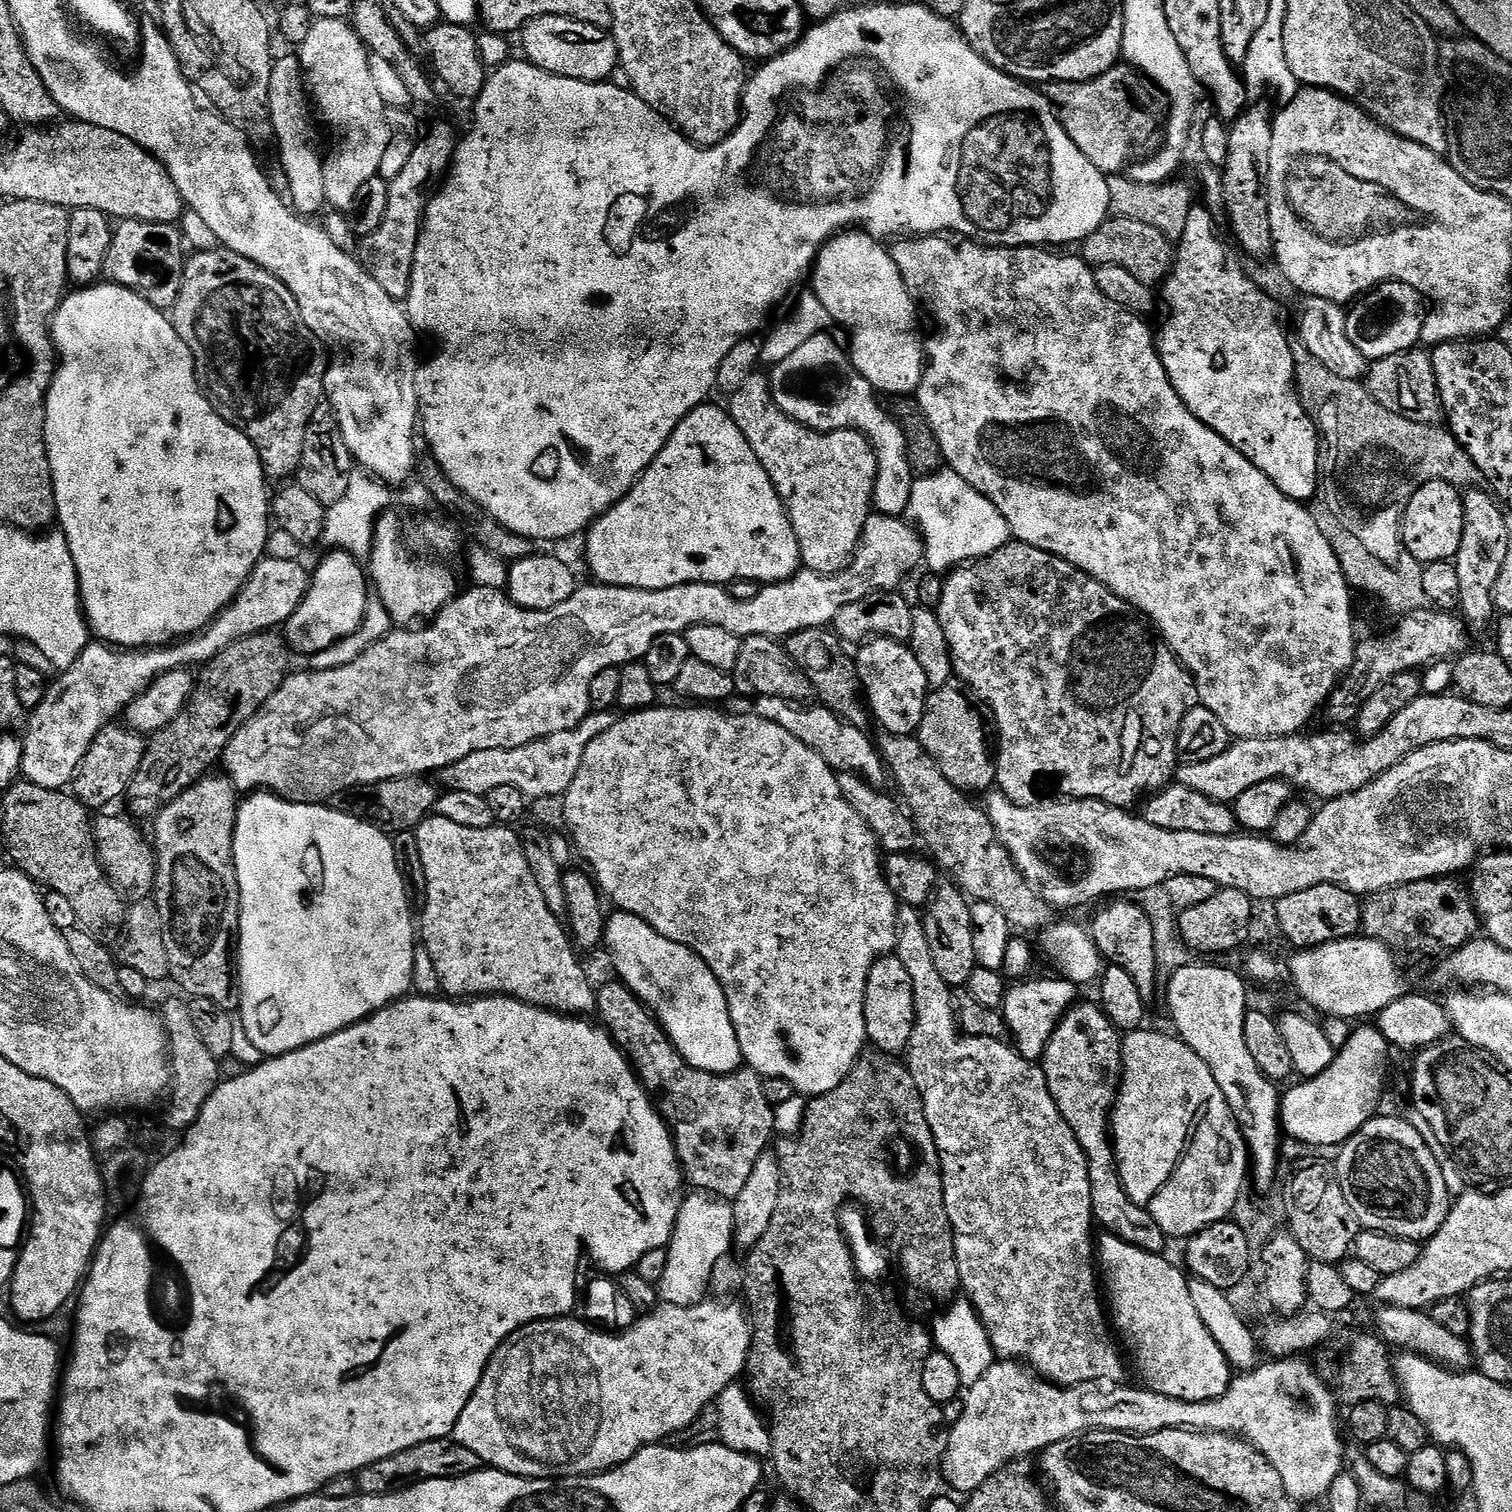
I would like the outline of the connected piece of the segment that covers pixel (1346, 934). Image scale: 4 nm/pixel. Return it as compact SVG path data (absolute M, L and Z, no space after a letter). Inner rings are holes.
M1337 885L1311 886L1308 890L1299 890L1275 901L1274 920L1280 923L1281 934L1296 950L1317 947L1335 940L1350 940L1362 928L1362 900L1350 890Z

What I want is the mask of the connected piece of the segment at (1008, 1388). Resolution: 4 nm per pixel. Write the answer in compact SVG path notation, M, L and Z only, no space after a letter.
M1015 1360L992 1363L990 1370L986 1370L986 1374L967 1389L963 1397L964 1409L956 1425L948 1432L948 1449L944 1452L942 1465L943 1483L947 1487L949 1484L953 1493L971 1494L997 1472L1013 1462L1028 1458L1024 1456L1035 1457L1054 1442L1082 1436L1085 1432L1130 1432L1137 1436L1148 1436L1167 1428L1180 1428L1180 1420L1188 1420L1188 1412L1180 1416L1180 1400L1149 1392L1143 1386L1120 1387L1124 1386L1112 1386L1109 1392L1103 1392L1100 1386L1061 1386L1036 1375L1031 1368Z

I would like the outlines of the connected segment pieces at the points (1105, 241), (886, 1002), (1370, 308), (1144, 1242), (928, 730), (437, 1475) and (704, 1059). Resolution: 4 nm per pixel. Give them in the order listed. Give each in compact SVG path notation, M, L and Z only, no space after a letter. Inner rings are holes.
M1112 216L1105 220L1102 226L1098 226L1098 230L1090 233L1087 240L1083 241L1082 256L1092 266L1102 264L1122 266L1130 270L1130 274L1134 274L1138 282L1156 286L1172 271L1174 263L1174 244L1171 244L1164 236L1167 236L1165 229L1156 228L1153 224L1125 216Z
M895 954L881 956L870 970L864 995L864 1013L868 1038L871 1047L876 1047L873 1049L877 1053L900 1054L907 1049L908 1039L916 1021L914 990L910 974L906 974L906 966L902 966L902 962Z
M1397 282L1377 284L1351 305L1347 313L1346 334L1368 362L1381 360L1390 354L1413 351L1421 343L1425 317L1425 301L1410 286Z
M1077 1003L1069 1008L1064 1019L1060 1021L1054 1034L1044 1046L1042 1067L1046 1074L1046 1082L1062 1118L1074 1130L1078 1138L1078 1146L1082 1146L1082 1154L1086 1154L1088 1173L1090 1174L1090 1202L1092 1203L1092 1215L1095 1223L1104 1227L1105 1233L1117 1236L1126 1241L1130 1246L1138 1246L1138 1250L1163 1253L1166 1237L1162 1226L1150 1218L1150 1214L1142 1206L1138 1206L1126 1194L1126 1190L1120 1181L1120 1173L1116 1170L1116 1149L1112 1147L1110 1139L1110 1117L1112 1106L1116 1103L1116 1093L1120 1086L1122 1075L1122 1036L1112 1025L1112 1022L1099 1003Z
M956 682L929 691L918 733L920 745L930 754L930 758L934 758L934 762L938 762L942 774L946 774L949 782L965 794L984 794L996 784L996 762L993 749L992 752L988 749L985 713L980 713L975 703L977 701Z
M445 1438L422 1442L418 1446L410 1446L410 1450L390 1454L390 1458L382 1458L355 1473L355 1478L357 1489L363 1495L384 1496L388 1492L397 1491L405 1482L458 1478L471 1472L478 1472L481 1467L482 1461L478 1454L474 1454L474 1450L466 1450L466 1446L462 1446L457 1440Z
M613 911L604 922L603 947L608 948L615 975L652 1011L682 1058L699 1072L721 1076L741 1067L744 1055L730 1018L726 994L714 978L714 970L685 944L670 942L642 918Z

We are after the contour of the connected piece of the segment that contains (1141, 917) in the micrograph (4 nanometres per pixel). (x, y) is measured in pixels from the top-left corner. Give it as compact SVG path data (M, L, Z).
M1112 898L1104 905L1105 908L1093 918L1092 926L1090 925L1092 940L1104 960L1126 970L1130 978L1134 978L1134 984L1138 986L1138 994L1142 994L1146 1002L1152 1002L1155 998L1157 944L1151 920L1131 898Z

